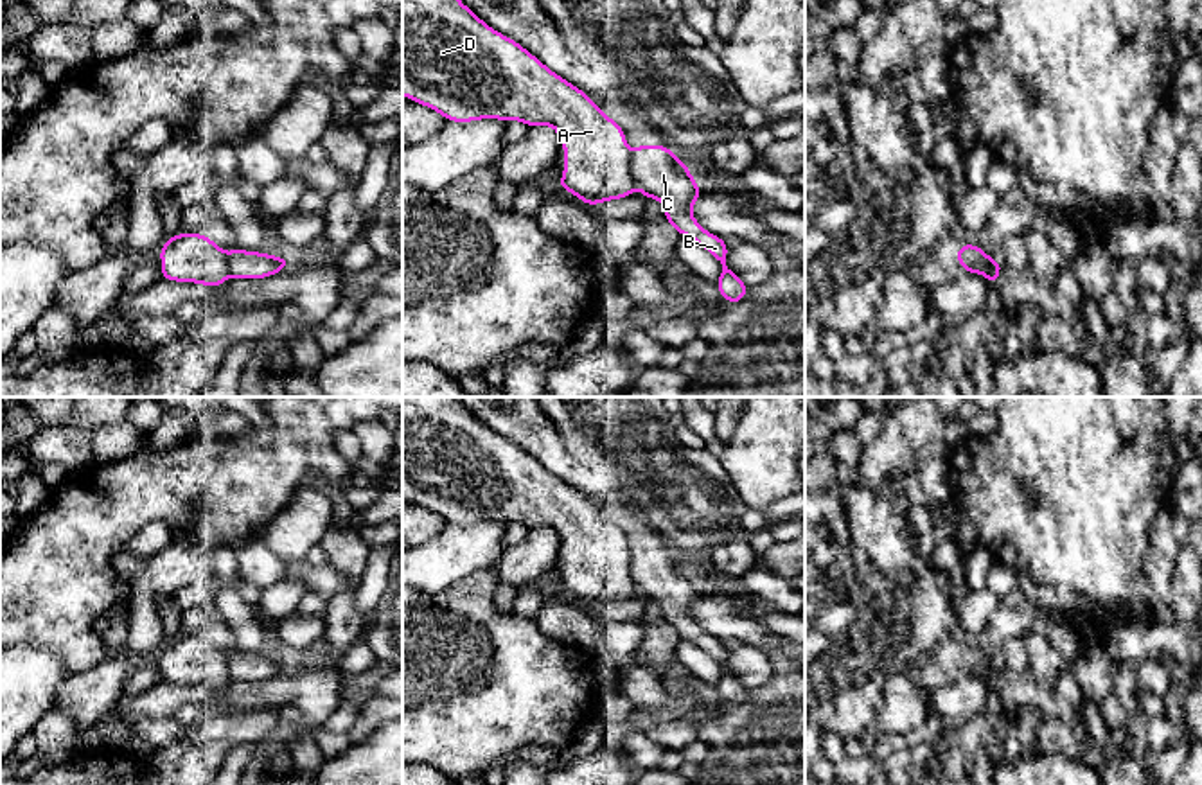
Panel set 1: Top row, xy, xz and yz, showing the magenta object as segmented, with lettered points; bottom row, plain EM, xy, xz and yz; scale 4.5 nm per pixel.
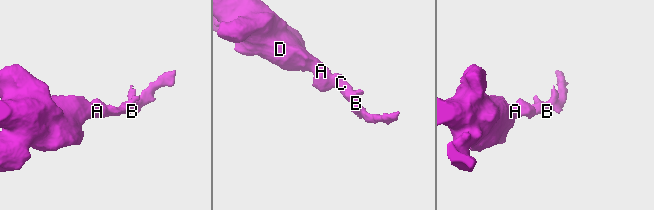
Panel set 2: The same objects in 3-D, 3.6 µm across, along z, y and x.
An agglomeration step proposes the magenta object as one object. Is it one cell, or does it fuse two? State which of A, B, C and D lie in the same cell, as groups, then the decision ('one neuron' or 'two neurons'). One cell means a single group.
A D / B C; two neurons

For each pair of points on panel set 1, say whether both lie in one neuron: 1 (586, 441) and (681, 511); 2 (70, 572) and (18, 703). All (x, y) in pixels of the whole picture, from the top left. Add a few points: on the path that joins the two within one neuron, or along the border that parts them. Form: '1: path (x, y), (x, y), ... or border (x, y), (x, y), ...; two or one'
1: path (613, 437), (620, 437), (665, 484); one
2: border (18, 643), (51, 649), (70, 672); two

